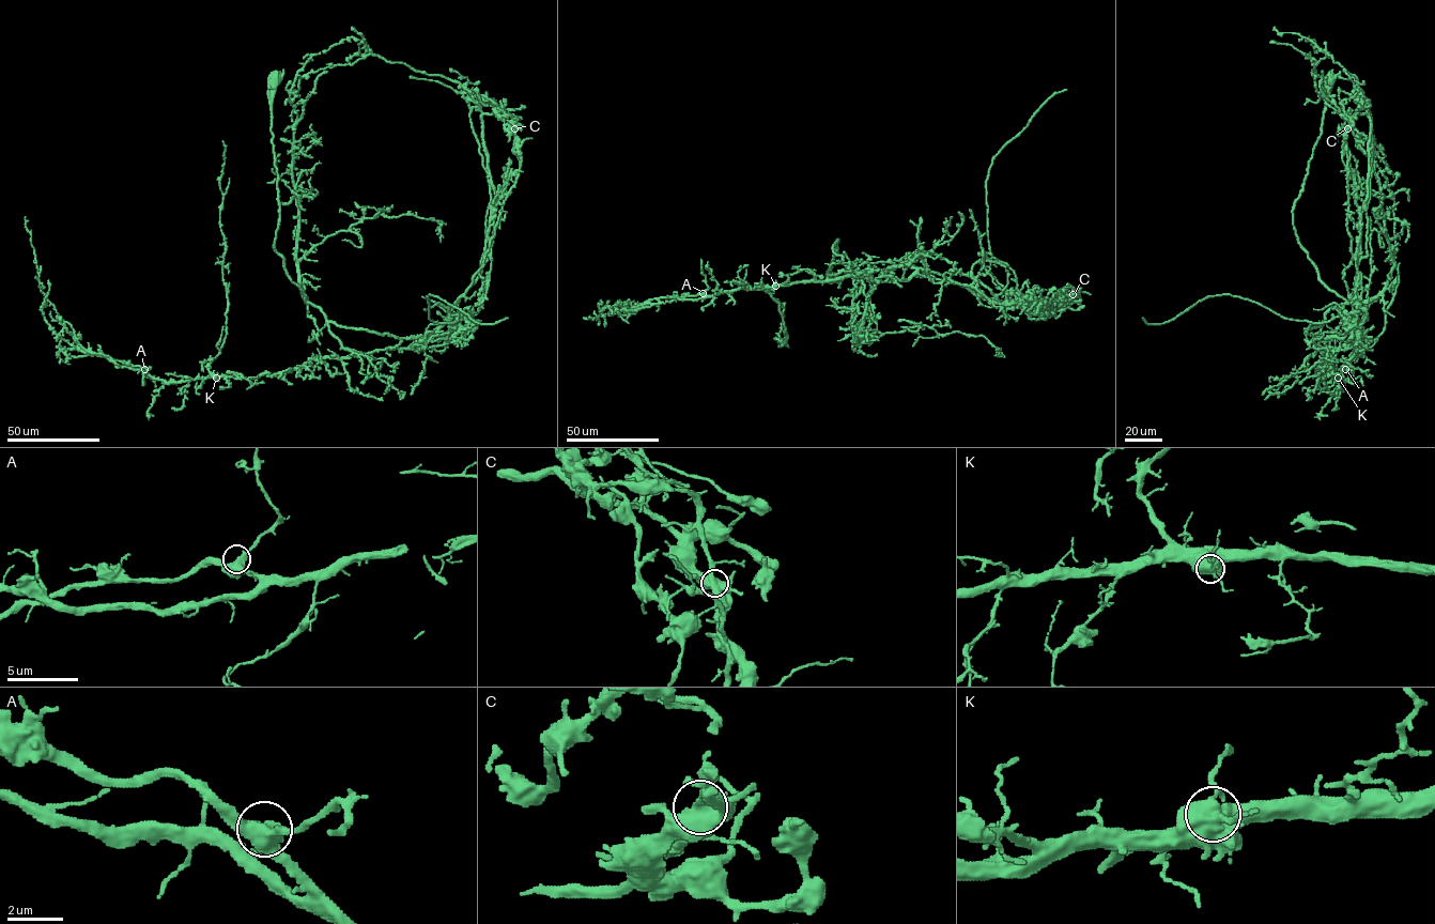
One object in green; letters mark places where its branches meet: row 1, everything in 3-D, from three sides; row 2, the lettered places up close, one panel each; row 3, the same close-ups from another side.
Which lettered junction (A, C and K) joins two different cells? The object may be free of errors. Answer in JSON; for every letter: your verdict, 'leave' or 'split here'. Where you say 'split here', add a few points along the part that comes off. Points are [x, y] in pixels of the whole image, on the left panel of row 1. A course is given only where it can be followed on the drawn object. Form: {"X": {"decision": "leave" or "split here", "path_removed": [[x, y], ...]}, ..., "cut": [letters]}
{"A": {"decision": "leave"}, "C": {"decision": "split here", "path_removed": [[514, 128], [518, 176], [482, 266], [460, 296], [457, 321], [430, 320], [427, 296], [479, 323], [508, 318]]}, "K": {"decision": "leave"}, "cut": ["C"]}

